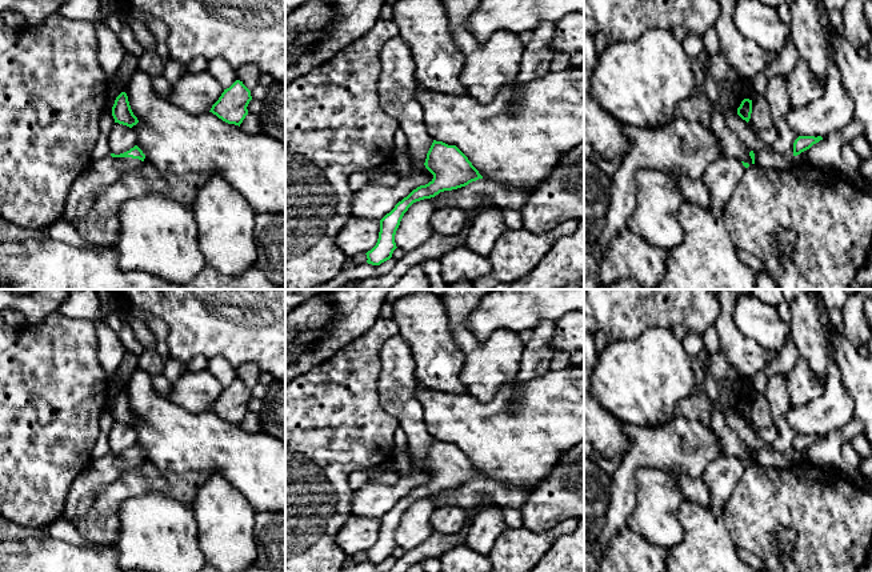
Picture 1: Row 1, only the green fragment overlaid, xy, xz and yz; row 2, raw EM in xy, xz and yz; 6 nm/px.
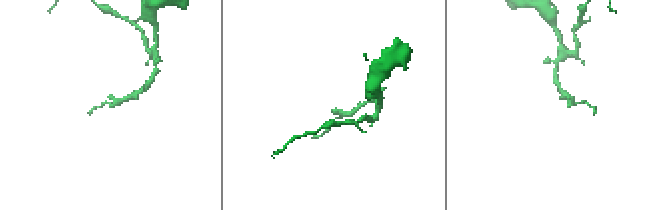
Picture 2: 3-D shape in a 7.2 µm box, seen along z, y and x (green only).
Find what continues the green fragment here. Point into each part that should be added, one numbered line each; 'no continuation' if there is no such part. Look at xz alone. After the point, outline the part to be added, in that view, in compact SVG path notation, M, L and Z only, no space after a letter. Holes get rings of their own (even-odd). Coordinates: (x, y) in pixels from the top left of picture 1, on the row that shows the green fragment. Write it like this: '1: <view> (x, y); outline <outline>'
no continuation

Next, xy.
1: xy (102, 174); outline M111 155L101 160L92 160L89 168L72 184L60 220L71 221L85 215L100 191L141 163L139 159L112 157Z

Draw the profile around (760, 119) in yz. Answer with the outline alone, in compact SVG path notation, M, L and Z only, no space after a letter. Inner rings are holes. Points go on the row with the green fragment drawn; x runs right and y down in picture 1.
M763 97L752 100L752 113L748 121L753 131L764 131L773 127L773 120L771 117L771 109Z

